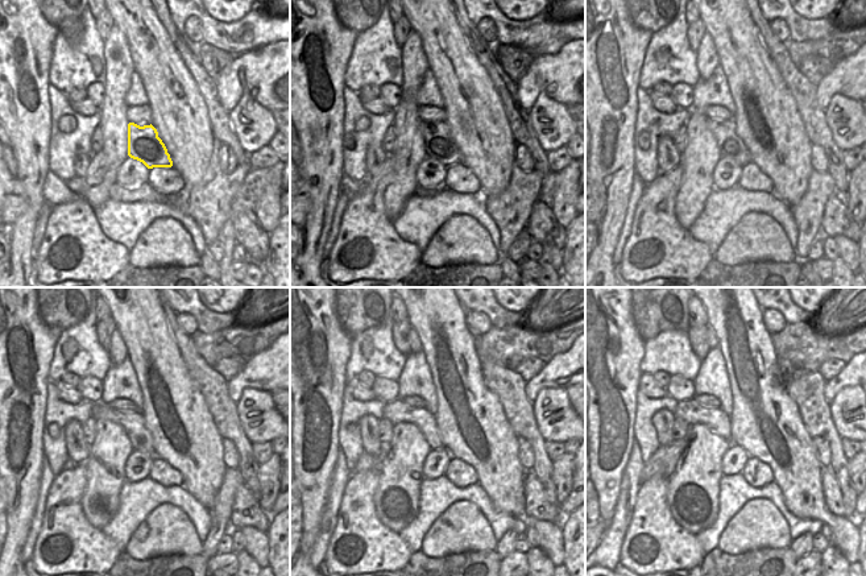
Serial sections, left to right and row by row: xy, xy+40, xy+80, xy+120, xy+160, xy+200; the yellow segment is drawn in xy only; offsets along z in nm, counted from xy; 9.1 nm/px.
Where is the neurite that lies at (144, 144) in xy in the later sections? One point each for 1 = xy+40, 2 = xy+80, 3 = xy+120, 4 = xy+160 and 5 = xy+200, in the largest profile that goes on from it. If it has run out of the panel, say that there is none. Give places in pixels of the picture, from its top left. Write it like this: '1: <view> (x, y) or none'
1: xy+40 (439, 145)
2: xy+80 (730, 145)
3: xy+120 (132, 422)
4: xy+160 (397, 411)
5: xy+200 (691, 411)

